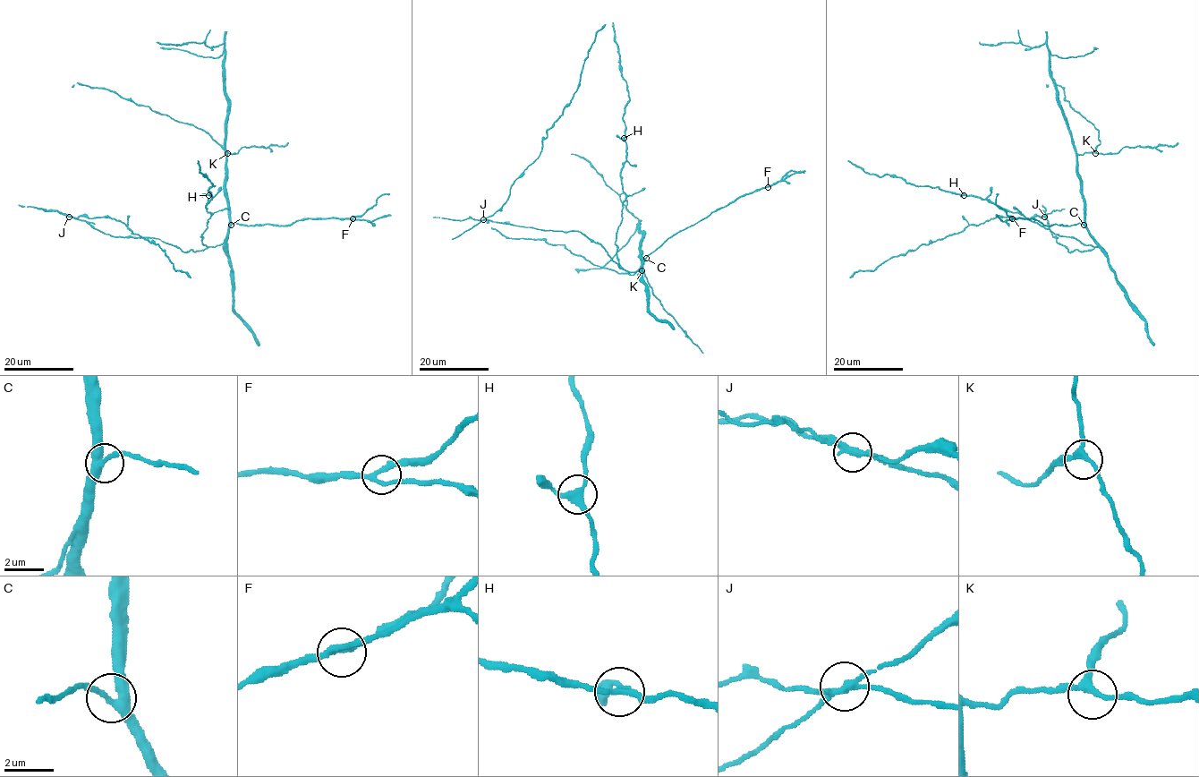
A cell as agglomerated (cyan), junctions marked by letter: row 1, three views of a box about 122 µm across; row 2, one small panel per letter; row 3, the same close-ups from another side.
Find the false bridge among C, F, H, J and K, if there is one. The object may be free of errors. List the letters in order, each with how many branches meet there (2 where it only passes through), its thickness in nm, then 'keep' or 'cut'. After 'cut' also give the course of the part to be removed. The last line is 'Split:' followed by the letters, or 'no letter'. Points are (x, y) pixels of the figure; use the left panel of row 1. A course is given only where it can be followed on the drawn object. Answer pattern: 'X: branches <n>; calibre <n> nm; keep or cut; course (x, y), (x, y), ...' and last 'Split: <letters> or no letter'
C: branches 3; calibre 320 nm; keep
F: branches 3; calibre 240 nm; keep
H: branches 3; calibre 240 nm; keep
J: branches 3; calibre 280 nm; cut; course (69, 217), (111, 217), (128, 225), (132, 233), (157, 244), (175, 270), (191, 277)
K: branches 3; calibre 240 nm; keep
Split: J

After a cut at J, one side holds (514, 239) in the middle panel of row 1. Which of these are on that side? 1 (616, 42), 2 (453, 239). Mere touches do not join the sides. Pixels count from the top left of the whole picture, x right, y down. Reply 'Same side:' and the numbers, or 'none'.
Same side: 1

